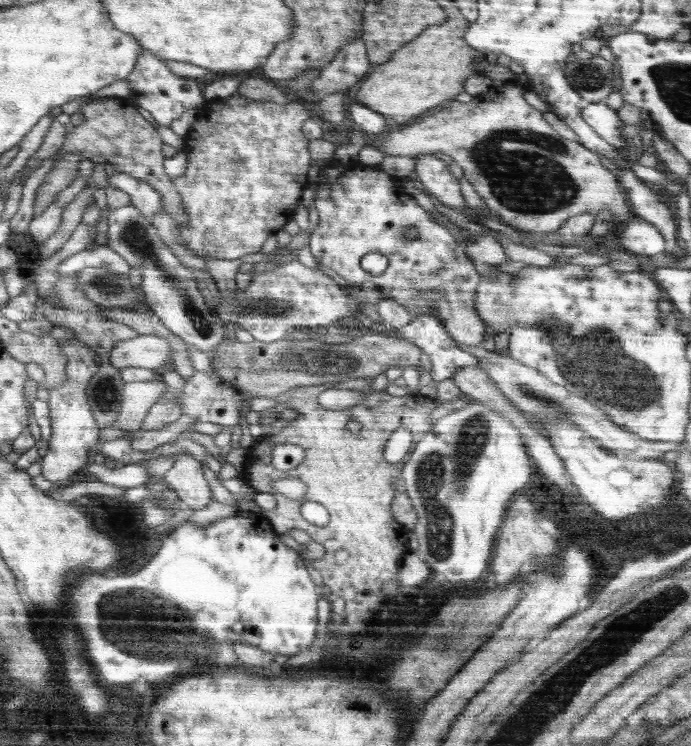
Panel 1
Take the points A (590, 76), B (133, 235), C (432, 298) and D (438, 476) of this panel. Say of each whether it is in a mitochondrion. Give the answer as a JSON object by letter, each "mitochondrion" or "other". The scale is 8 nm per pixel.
{"A":"mitochondrion","B":"mitochondrion","C":"mitochondrion","D":"mitochondrion"}

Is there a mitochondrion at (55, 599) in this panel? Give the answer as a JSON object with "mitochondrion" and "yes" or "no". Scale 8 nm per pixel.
{"mitochondrion":"no"}

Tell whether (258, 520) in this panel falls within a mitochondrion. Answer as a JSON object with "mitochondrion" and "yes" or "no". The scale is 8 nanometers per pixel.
{"mitochondrion":"no"}

